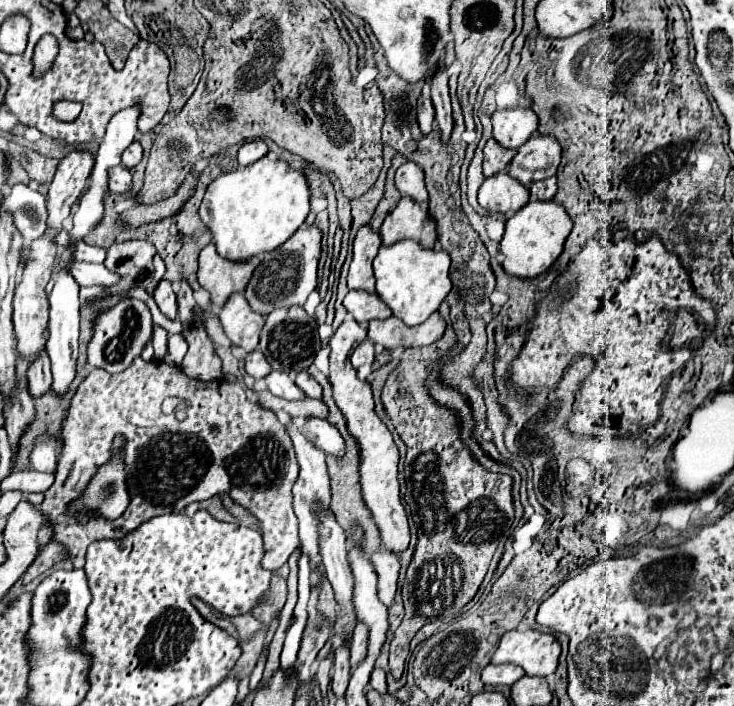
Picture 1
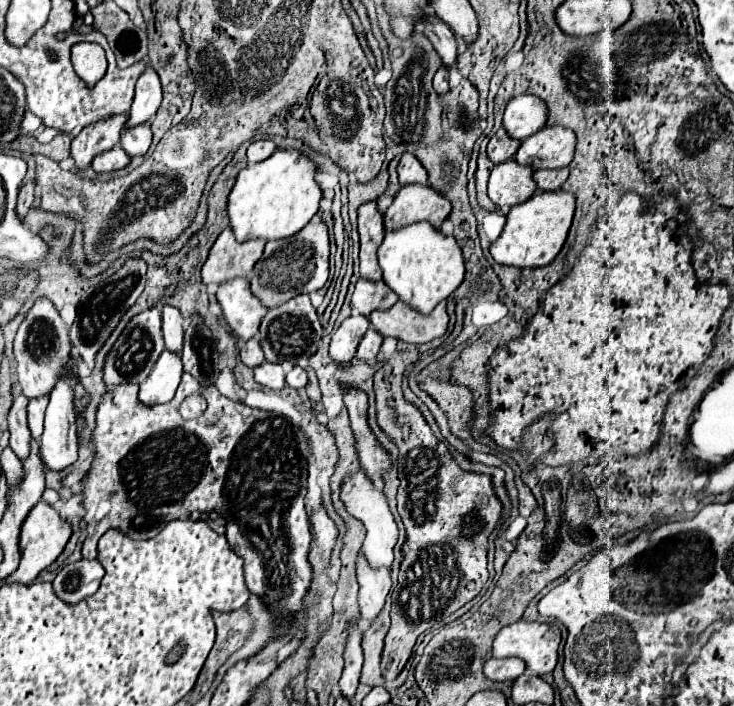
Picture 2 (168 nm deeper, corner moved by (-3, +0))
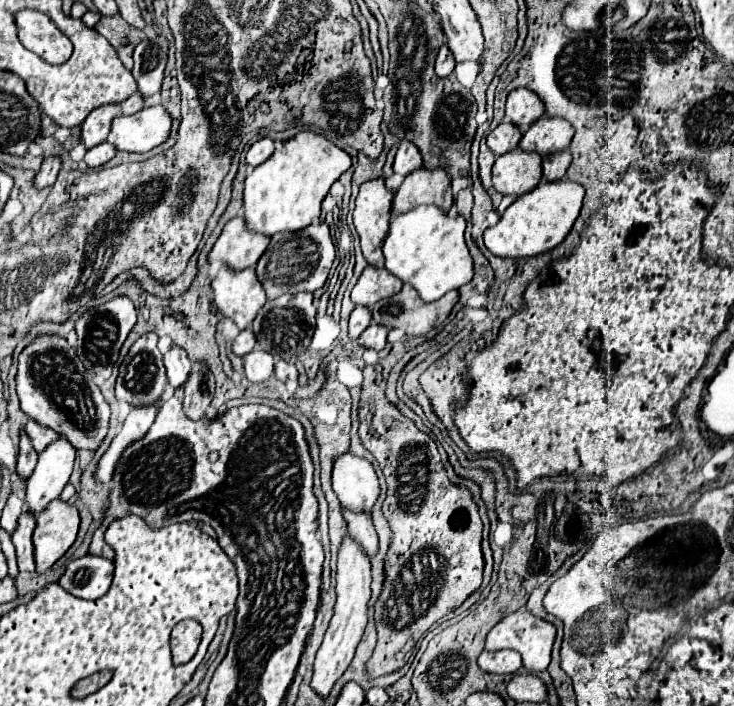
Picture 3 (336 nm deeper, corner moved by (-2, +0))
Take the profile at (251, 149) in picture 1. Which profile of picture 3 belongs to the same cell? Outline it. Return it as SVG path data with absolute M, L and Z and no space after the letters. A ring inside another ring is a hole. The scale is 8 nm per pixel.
M262 138L262 140L258 140L258 142L254 142L254 144L250 146L250 150L248 150L248 154L246 154L246 162L254 168L254 166L266 162L266 160L272 156L272 152L274 152L274 142L272 142L272 138Z

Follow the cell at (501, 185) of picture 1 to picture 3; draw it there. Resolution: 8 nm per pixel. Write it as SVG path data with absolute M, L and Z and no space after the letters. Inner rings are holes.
M520 148L498 156L492 168L492 186L502 196L524 196L540 184L542 166L536 164L540 154L524 152ZM534 160L534 162L526 162Z

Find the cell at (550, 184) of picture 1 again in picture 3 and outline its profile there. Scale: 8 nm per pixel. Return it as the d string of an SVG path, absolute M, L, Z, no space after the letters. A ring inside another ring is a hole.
M558 152L558 154L542 158L542 180L546 182L562 180L570 166L570 160L572 160L570 152Z

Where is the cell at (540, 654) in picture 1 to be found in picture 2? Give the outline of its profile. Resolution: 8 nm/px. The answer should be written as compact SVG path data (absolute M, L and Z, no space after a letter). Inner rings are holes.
M517 620L499 630L493 640L493 656L519 656L531 674L543 676L547 672L553 672L557 664L559 642L559 628L541 622Z

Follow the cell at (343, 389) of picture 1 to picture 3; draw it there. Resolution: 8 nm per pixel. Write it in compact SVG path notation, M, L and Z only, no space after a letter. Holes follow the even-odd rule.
M356 306L350 314L350 326L348 326L348 338L350 340L356 340L368 326L370 326L370 320L372 320L372 314L368 308L364 306Z

